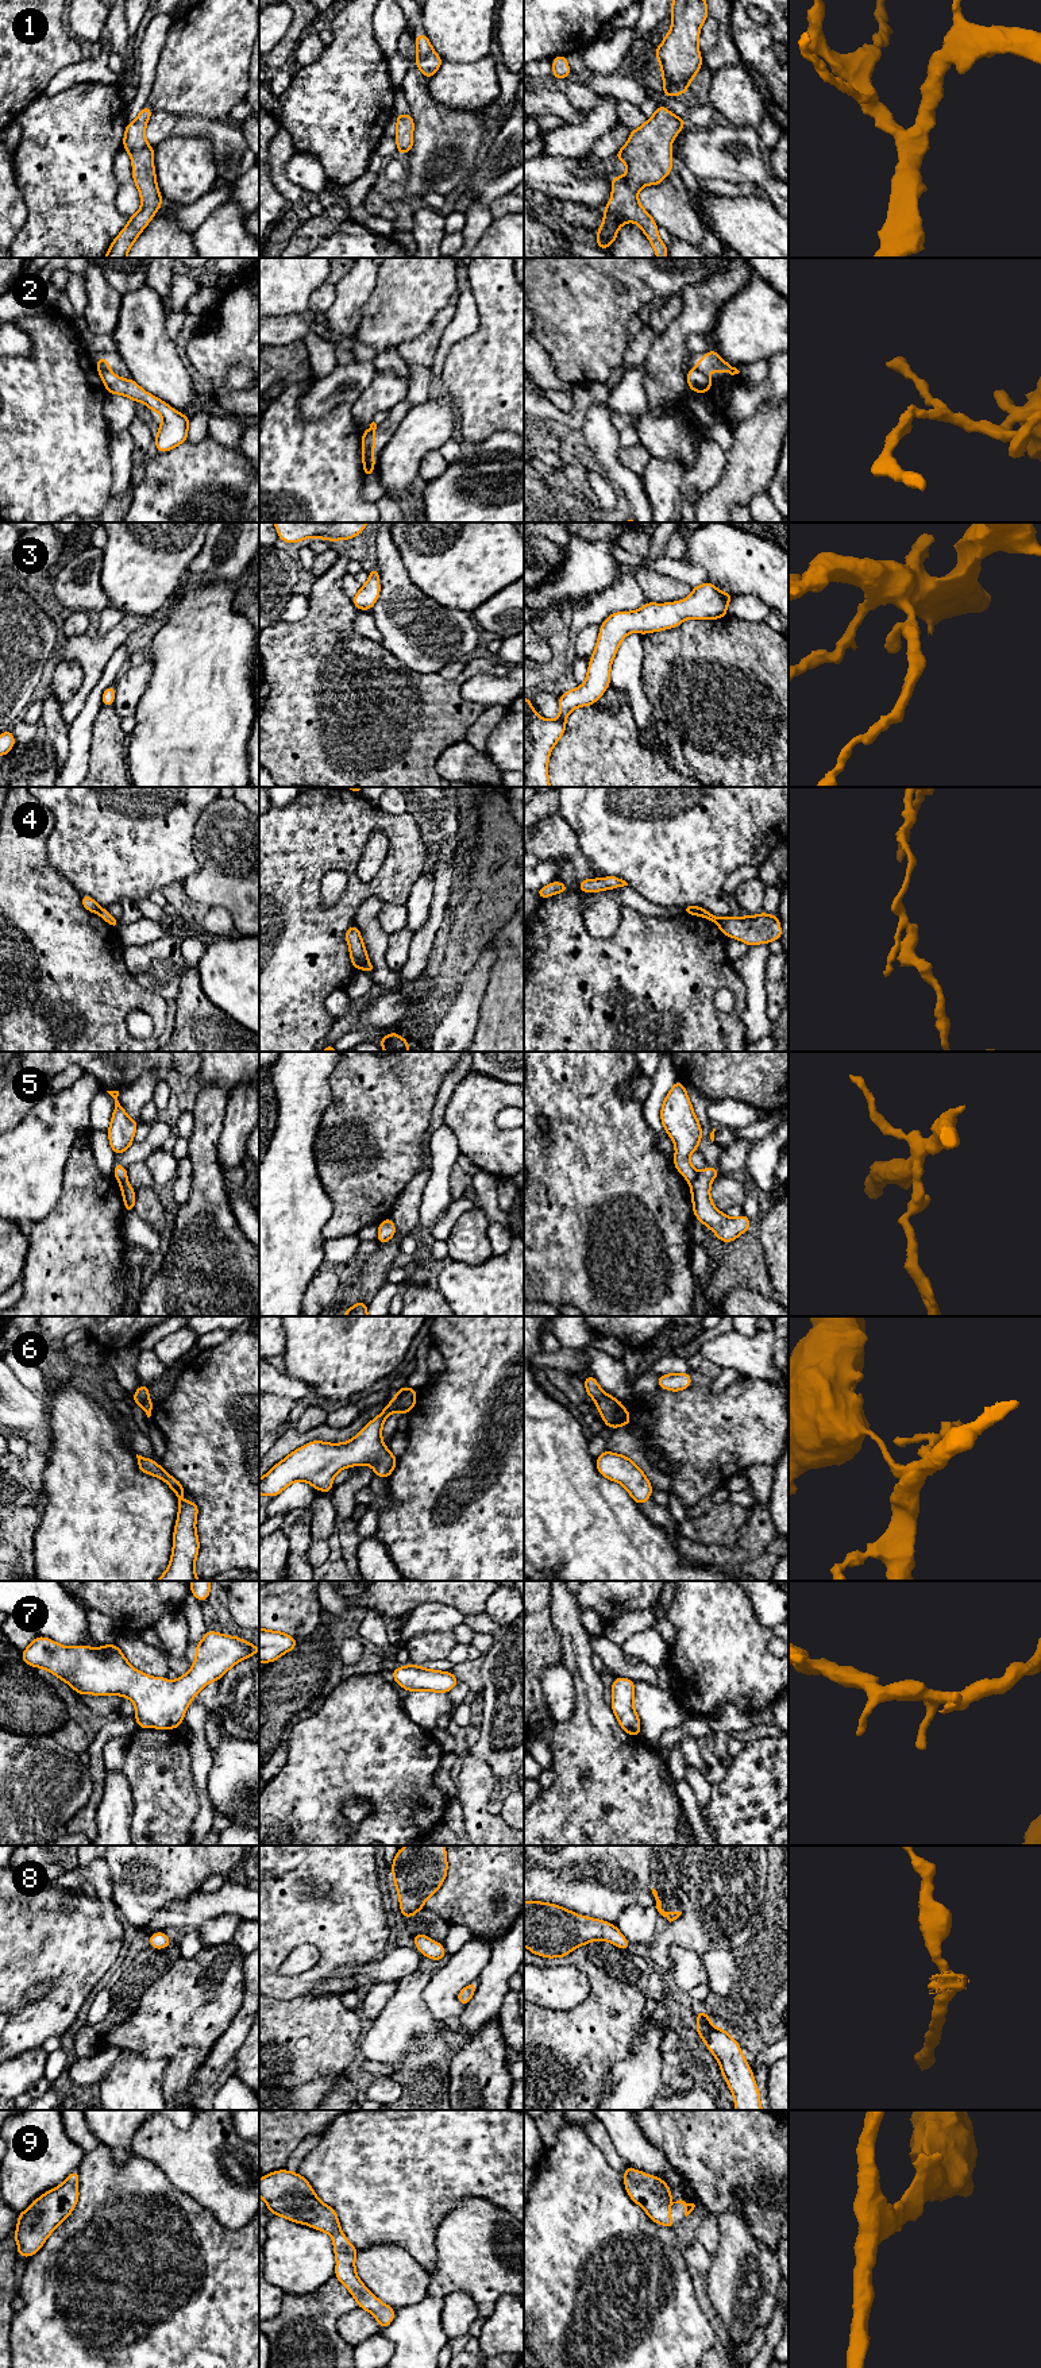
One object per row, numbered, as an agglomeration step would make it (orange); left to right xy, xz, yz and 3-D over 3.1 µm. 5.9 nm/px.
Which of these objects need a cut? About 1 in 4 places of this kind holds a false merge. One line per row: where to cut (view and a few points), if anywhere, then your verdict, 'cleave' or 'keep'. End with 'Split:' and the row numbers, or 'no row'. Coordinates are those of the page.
1: no cut; keep
2: cut in xy along (108, 370), (100, 373); cleave
3: no cut; keep
4: cut in xz along (367, 960), (361, 968); cleave
5: cut in yz along (697, 1173), (690, 1183); cleave
6: cut in xy along (147, 1397), (138, 1403); cleave
7: no cut; keep
8: no cut; keep
9: no cut; keep
Split: 2, 4, 5, 6

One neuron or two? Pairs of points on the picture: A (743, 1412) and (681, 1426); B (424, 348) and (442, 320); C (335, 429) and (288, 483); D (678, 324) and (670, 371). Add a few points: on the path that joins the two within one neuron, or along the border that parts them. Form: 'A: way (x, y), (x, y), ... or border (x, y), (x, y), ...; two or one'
A: way (728, 1426), (696, 1426); one
B: way (428, 342), (438, 327); one
C: way (328, 443), (301, 470); one
D: way (675, 336), (670, 347), (670, 359); one

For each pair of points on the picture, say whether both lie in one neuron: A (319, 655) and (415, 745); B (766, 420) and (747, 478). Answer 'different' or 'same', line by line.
A: same
B: same

